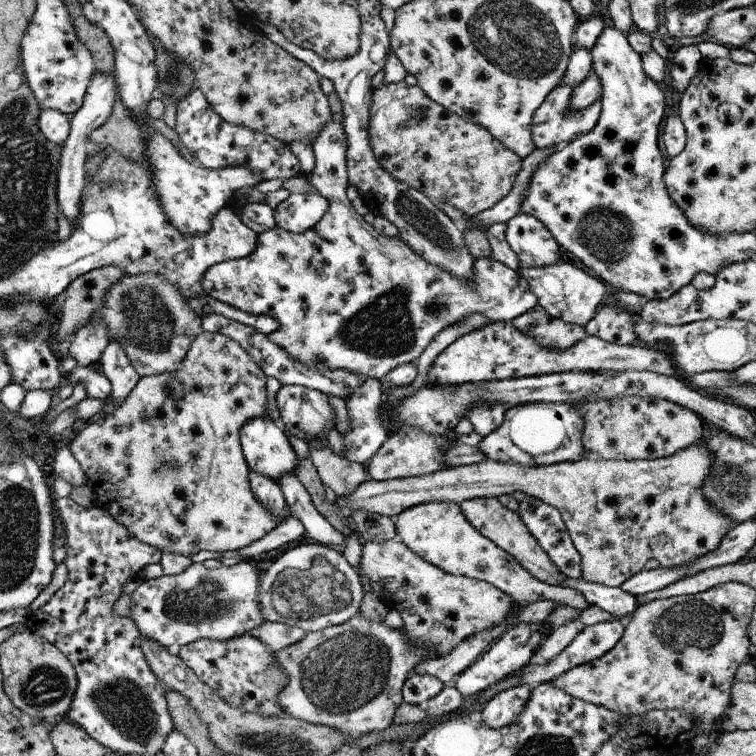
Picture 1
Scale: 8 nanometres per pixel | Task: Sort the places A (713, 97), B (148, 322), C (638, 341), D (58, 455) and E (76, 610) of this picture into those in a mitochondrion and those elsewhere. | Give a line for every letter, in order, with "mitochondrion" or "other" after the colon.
A: other
B: mitochondrion
C: other
D: other
E: other

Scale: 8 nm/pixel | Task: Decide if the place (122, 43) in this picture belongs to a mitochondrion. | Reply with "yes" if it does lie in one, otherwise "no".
no

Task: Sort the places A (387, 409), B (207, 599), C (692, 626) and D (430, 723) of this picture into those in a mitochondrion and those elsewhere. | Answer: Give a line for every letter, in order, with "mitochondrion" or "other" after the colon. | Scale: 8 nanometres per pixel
A: other
B: mitochondrion
C: mitochondrion
D: other

